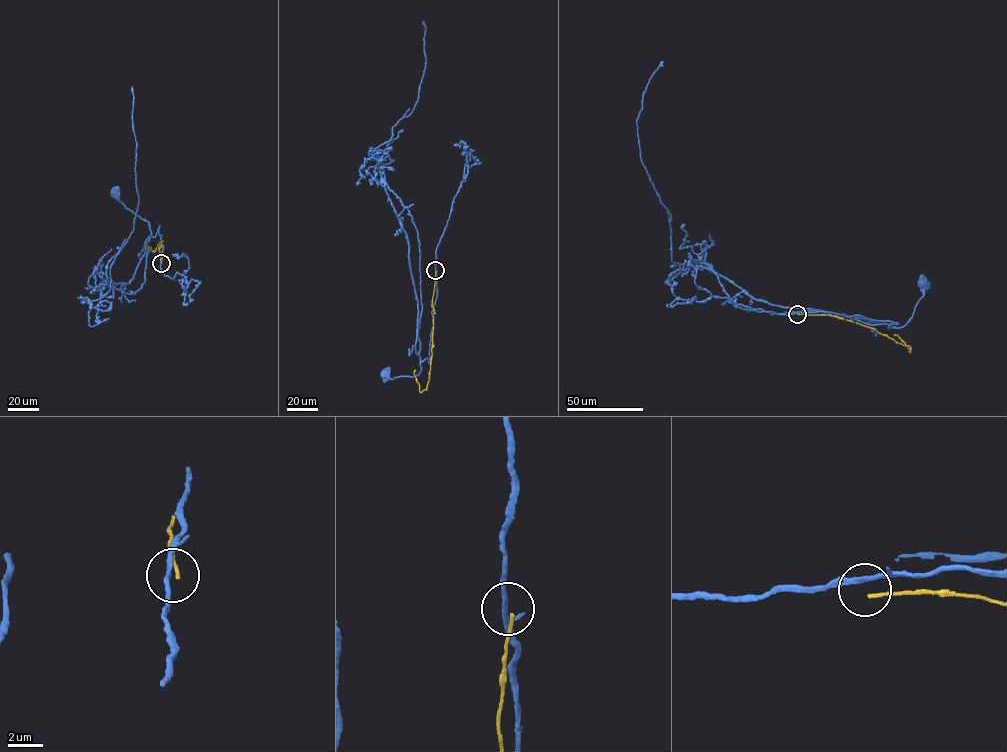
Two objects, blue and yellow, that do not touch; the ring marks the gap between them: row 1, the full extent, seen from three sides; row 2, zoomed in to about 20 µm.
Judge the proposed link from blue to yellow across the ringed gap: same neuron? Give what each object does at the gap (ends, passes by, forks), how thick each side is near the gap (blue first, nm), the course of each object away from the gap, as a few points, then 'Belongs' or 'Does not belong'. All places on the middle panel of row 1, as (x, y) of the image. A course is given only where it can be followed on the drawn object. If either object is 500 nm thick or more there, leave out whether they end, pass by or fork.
At the ring blue passes by. At the ring yellow ends. Thickness 280 nm (blue) against 190 nm. Course of blue: (435, 270), (437, 297), (432, 312), (430, 363), (428, 359), (422, 361), (418, 375), (392, 379), (387, 375). Course of yellow: (436, 271), (430, 374), (426, 389), (421, 392), (414, 374), (415, 370). Does not belong

